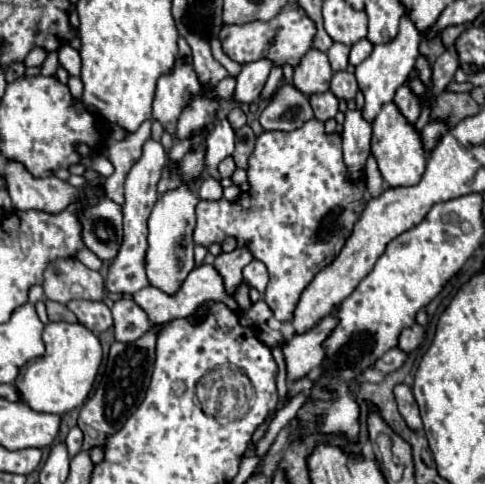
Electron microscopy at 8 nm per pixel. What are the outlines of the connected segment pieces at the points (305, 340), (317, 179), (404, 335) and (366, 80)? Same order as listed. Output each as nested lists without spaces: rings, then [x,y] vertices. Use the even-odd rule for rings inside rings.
[[[329,314],[313,330],[305,334],[295,334],[287,340],[287,344],[281,346],[287,362],[289,382],[299,380],[325,364],[327,352],[323,344],[331,336],[331,332],[337,328],[337,324],[339,324],[337,314]]]
[[[313,118],[293,132],[267,130],[261,136],[257,136],[255,150],[249,156],[247,182],[249,190],[241,192],[233,202],[225,198],[199,202],[197,228],[193,240],[195,244],[207,248],[211,244],[223,244],[227,238],[235,238],[239,248],[249,248],[253,258],[263,262],[269,272],[269,284],[263,300],[269,304],[277,320],[287,322],[293,318],[293,310],[297,306],[301,292],[307,288],[307,284],[315,278],[317,272],[321,272],[339,256],[341,248],[353,232],[355,222],[361,218],[369,194],[367,176],[363,170],[359,178],[349,178],[349,170],[345,166],[341,150],[341,134],[327,134],[323,122]]]
[[[413,324],[413,326],[409,326],[409,328],[405,328],[405,330],[401,332],[397,348],[409,354],[411,350],[415,350],[415,348],[421,344],[421,340],[423,340],[423,326]]]
[[[405,14],[401,18],[401,24],[399,24],[399,34],[387,42],[387,44],[377,44],[373,46],[373,52],[369,58],[365,58],[357,70],[355,70],[355,76],[357,76],[357,84],[359,88],[363,90],[363,96],[365,96],[365,104],[361,108],[363,112],[363,118],[373,122],[373,118],[377,116],[379,108],[385,104],[385,102],[391,102],[393,96],[395,96],[395,90],[407,80],[409,76],[409,70],[413,70],[415,66],[415,60],[419,56],[419,44],[421,44],[421,32],[417,30],[417,26],[413,24],[413,20],[409,18],[409,14]]]

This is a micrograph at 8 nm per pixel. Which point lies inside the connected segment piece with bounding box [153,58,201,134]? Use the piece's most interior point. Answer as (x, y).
(175, 88)

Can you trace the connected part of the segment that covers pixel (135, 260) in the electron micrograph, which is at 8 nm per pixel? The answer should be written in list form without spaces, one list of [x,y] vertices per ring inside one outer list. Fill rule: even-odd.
[[[149,138],[143,144],[141,158],[131,166],[131,170],[125,176],[125,204],[123,204],[123,244],[117,254],[117,258],[109,266],[109,276],[105,280],[105,292],[119,292],[125,296],[133,296],[141,288],[145,288],[149,282],[145,278],[145,246],[147,246],[147,218],[155,206],[157,200],[157,182],[161,180],[161,174],[167,166],[167,152],[159,142]]]

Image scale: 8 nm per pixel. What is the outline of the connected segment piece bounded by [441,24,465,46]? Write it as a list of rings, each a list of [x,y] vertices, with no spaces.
[[[459,24],[459,26],[447,26],[447,28],[441,32],[443,44],[445,44],[445,46],[451,46],[451,44],[455,42],[455,38],[457,38],[463,30],[465,30],[465,26],[463,26],[463,24]]]

